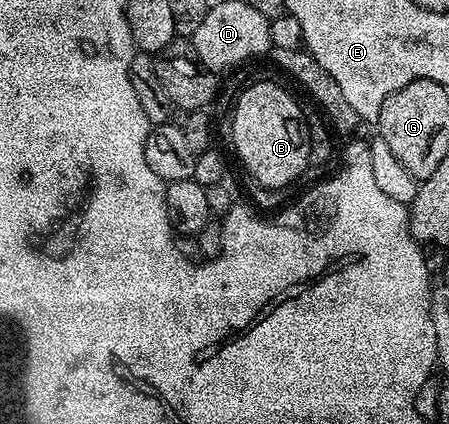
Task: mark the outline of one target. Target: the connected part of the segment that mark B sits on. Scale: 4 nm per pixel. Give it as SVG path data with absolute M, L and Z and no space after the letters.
M253 83L233 107L233 147L241 163L265 187L285 187L309 167L309 134L302 104L297 104L277 83Z

